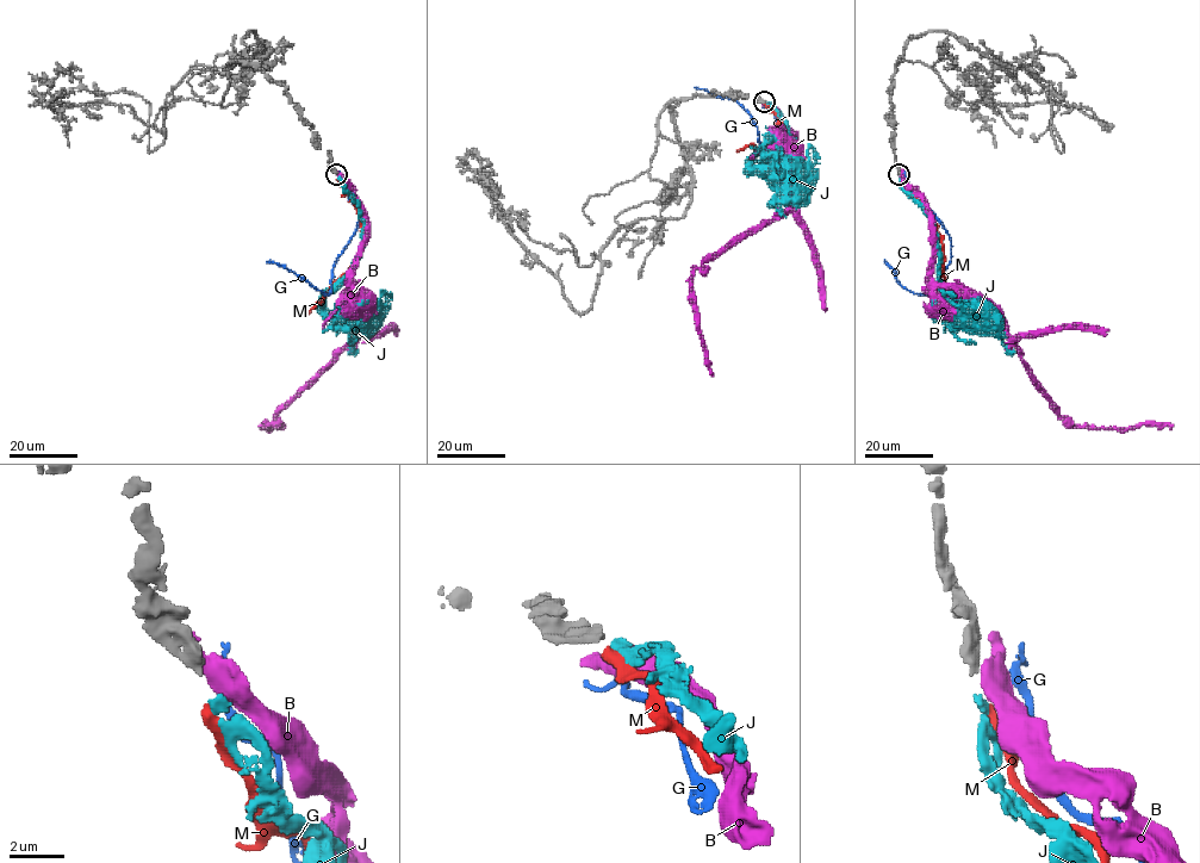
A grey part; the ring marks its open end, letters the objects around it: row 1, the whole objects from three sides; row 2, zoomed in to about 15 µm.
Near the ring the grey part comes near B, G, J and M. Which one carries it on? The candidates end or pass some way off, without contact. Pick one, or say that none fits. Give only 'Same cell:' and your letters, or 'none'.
Same cell: J

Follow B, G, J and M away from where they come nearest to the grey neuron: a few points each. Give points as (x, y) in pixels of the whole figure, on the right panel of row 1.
B: (901, 174), (925, 204), (931, 222), (931, 278), (944, 292), (946, 308), (952, 308)
G: (903, 173), (907, 186), (949, 235), (951, 258), (936, 285), (922, 293), (906, 290), (883, 260)
J: (899, 177), (901, 186), (931, 223), (937, 240), (942, 284), (972, 315), (967, 317), (965, 311)
M: (901, 178), (903, 186), (924, 206), (942, 240), (945, 289), (942, 299), (947, 314)

